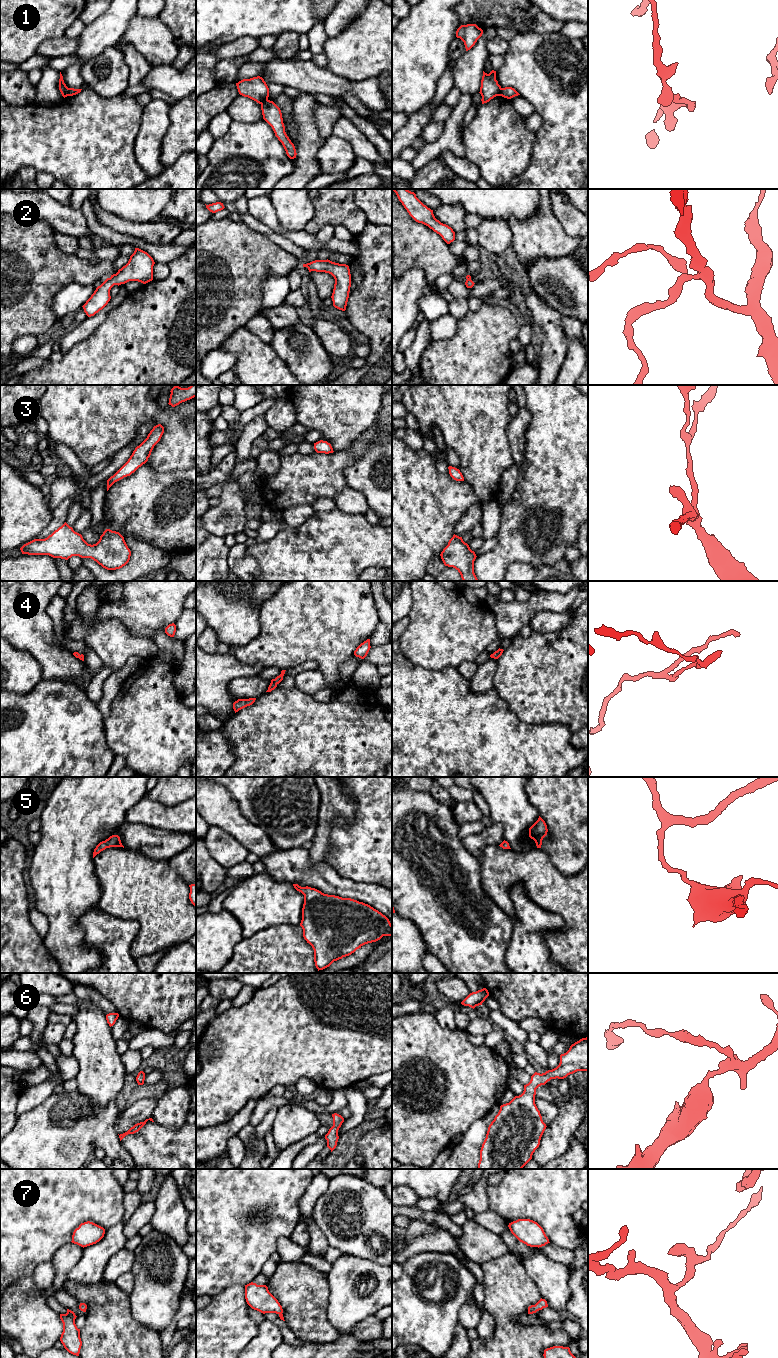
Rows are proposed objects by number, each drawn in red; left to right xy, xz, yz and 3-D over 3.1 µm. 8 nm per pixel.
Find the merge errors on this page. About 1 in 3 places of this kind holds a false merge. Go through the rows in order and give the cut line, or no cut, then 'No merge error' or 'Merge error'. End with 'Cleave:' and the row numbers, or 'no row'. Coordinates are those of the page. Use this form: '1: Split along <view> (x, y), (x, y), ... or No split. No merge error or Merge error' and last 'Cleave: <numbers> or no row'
1: Split along xy (69, 88), (66, 95). Merge error
2: No split. No merge error
3: No split. No merge error
4: No split. No merge error
5: No split. No merge error
6: No split. No merge error
7: No split. No merge error
Cleave: 1

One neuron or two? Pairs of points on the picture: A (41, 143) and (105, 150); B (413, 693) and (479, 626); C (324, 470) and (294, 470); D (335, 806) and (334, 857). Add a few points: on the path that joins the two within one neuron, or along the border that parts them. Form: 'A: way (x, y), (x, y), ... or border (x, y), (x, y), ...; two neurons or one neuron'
A: way (57, 143), (87, 143), (89, 145); one neuron
B: border (413, 663), (434, 669), (448, 666), (456, 668); two neurons
C: way (317, 470), (301, 470); one neuron
D: border (355, 806), (352, 819), (333, 821), (329, 842); two neurons

